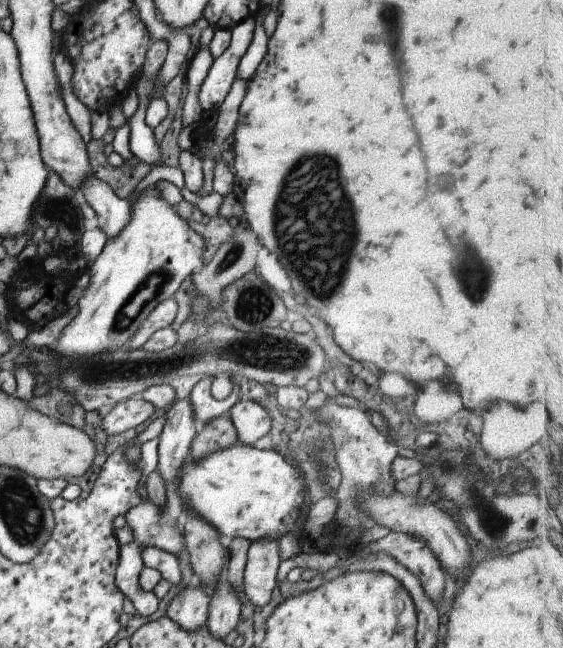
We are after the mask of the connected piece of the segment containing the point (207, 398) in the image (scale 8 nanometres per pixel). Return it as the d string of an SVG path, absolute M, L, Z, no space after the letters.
M204 378L198 381L198 384L192 388L189 400L194 410L194 418L198 422L198 428L201 424L208 424L212 420L216 420L218 416L227 415L235 403L240 400L240 384L239 380L233 381L233 389L231 394L224 400L216 400L210 392L210 385L213 384L213 378Z

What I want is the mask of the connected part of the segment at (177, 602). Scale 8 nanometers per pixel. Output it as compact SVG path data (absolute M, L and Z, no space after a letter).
M185 585L181 592L169 602L166 614L182 630L198 630L207 624L208 610L210 610L210 593L212 586L191 588Z

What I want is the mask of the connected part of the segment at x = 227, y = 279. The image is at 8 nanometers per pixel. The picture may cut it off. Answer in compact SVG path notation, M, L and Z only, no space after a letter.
M242 216L242 220L240 220L238 228L235 228L232 238L220 245L216 256L214 256L206 266L194 271L191 275L191 279L196 285L196 290L198 290L202 296L206 296L208 300L212 300L214 306L221 306L224 288L226 288L228 284L232 284L235 280L246 276L248 272L255 271L258 252L260 252L260 249L264 248L264 246L248 224L249 222L246 217Z

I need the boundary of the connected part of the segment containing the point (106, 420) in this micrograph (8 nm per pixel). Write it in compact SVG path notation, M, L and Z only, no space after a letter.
M134 396L115 404L108 414L102 417L102 428L104 428L104 432L116 436L124 430L130 430L130 428L136 428L136 426L148 422L155 412L156 406L152 402L146 402L138 396Z

